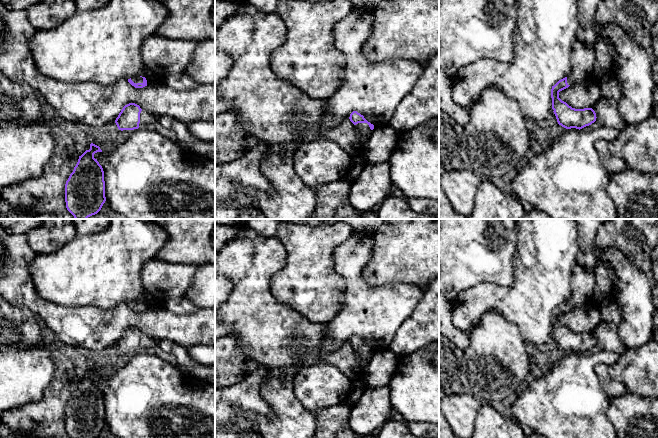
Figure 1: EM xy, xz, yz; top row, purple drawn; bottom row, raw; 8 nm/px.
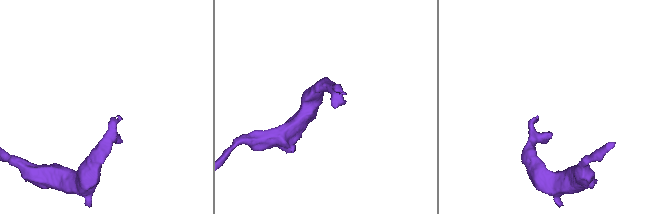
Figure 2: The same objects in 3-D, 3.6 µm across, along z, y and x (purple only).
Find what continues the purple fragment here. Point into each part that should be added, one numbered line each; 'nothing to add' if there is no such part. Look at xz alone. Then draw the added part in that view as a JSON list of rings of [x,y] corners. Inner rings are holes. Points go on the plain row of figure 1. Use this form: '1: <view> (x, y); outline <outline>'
1: xz (363, 352); outline [[[358,347],[355,349],[355,351],[360,357],[364,359],[368,359],[371,356],[371,353],[367,347]]]

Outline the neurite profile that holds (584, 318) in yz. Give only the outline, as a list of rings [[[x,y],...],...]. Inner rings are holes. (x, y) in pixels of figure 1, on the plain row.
[[[587,301],[559,316],[559,322],[575,333],[592,332],[601,319],[600,307]]]

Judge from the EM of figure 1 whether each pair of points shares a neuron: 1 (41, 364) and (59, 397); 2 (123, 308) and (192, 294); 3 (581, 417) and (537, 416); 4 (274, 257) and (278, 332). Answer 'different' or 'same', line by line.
1: different
2: different
3: same
4: same

